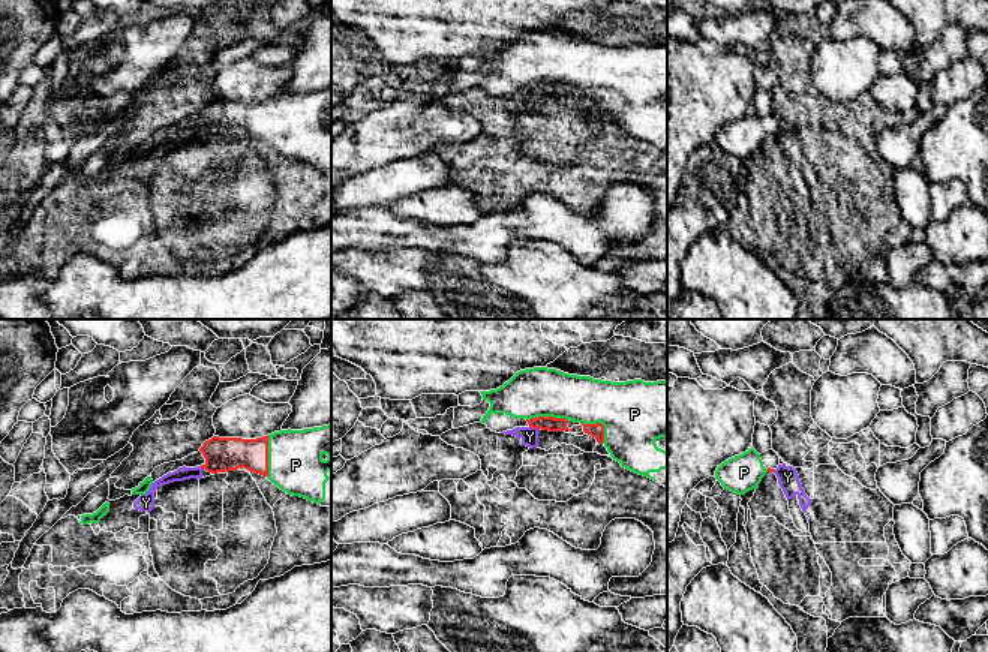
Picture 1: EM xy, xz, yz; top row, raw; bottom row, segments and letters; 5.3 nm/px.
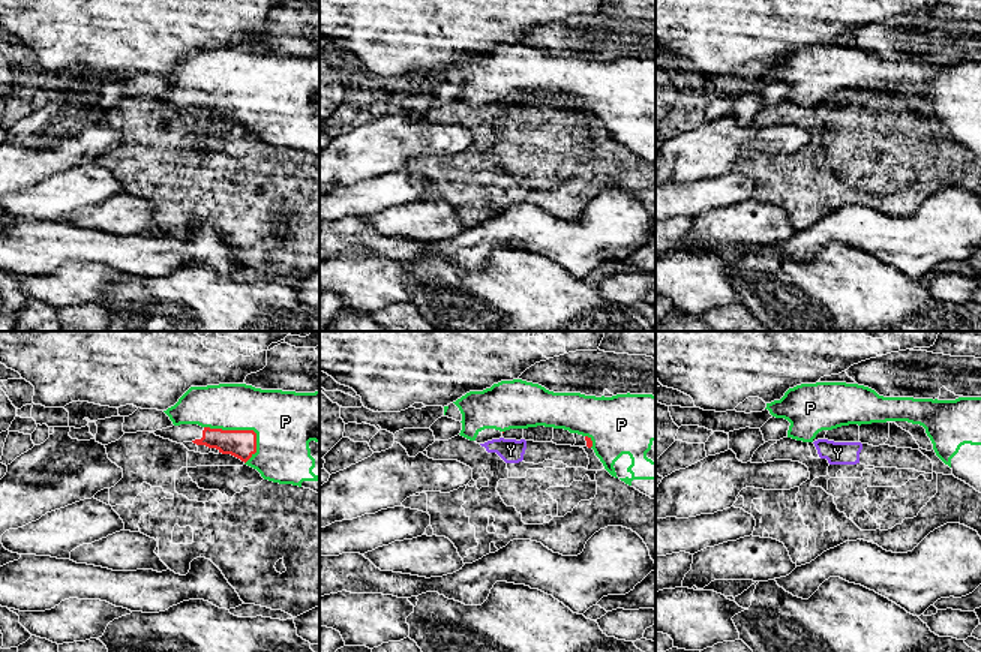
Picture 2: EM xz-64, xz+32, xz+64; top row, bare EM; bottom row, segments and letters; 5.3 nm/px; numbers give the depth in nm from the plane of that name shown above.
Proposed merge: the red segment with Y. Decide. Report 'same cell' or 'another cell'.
another cell

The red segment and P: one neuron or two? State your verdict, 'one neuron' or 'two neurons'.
one neuron

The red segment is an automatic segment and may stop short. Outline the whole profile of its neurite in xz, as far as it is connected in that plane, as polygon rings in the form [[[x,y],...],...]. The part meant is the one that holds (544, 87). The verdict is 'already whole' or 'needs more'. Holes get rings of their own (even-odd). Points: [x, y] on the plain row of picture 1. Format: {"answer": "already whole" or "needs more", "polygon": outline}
{"answer": "needs more", "polygon": [[[534,31],[517,36],[496,54],[480,57],[490,67],[480,87],[492,96],[502,97],[516,91],[573,96],[567,85],[580,87],[583,96],[603,108],[622,132],[667,151],[667,45],[612,46]]]}

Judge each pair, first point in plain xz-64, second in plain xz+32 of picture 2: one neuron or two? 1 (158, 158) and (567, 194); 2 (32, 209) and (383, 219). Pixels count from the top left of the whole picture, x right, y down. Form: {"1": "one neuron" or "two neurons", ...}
{"1": "one neuron", "2": "two neurons"}

